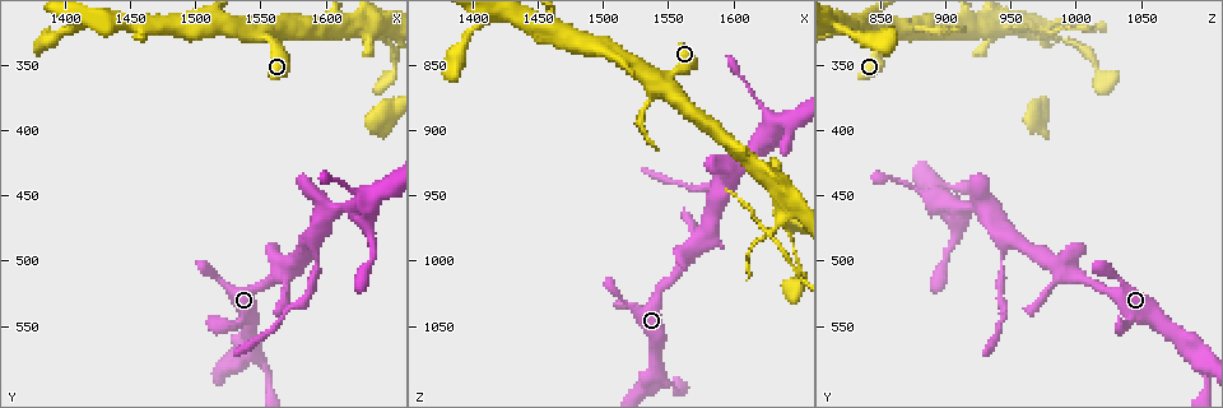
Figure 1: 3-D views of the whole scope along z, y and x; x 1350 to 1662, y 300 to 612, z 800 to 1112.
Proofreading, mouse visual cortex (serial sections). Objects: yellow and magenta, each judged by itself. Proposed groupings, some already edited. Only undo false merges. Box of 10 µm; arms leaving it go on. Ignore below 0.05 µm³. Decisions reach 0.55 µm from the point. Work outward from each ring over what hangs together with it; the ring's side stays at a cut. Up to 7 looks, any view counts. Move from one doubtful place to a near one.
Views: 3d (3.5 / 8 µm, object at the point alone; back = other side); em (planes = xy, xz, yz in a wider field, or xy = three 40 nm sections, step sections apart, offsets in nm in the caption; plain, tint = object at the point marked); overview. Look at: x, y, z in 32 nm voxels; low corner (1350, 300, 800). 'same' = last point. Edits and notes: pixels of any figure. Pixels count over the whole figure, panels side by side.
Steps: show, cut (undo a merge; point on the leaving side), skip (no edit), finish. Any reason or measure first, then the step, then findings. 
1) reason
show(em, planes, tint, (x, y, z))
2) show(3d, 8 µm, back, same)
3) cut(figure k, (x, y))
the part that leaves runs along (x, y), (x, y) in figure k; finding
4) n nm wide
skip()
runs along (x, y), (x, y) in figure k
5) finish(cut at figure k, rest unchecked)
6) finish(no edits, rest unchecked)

sharp bend
show(3d, 3.5 µm, (1638, 324, 970))

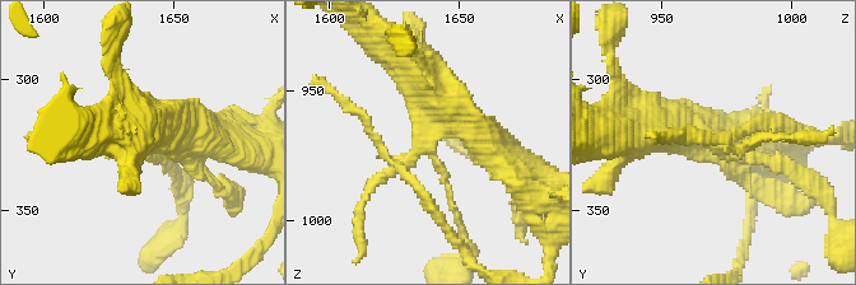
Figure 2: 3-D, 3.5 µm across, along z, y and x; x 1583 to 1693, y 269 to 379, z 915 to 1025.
show(em, xy, step 3, tint, (1637, 325, 973))

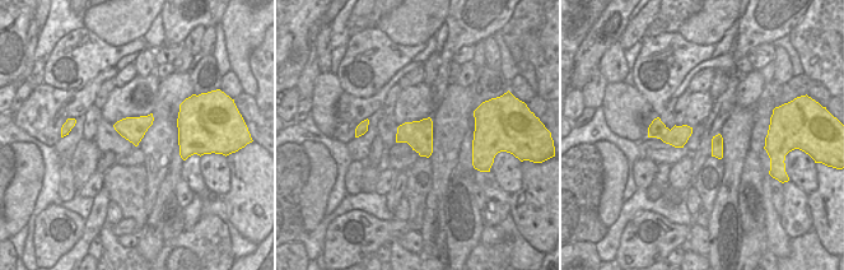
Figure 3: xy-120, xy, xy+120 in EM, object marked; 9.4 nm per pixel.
cut(figure 2, (427, 197))
the part that leaves runs along (403, 163), (403, 173), (469, 257) in figure 2; a second cell is stuck on

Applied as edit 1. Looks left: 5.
show(3d, 3.5 µm, back, (1570, 506, 992))

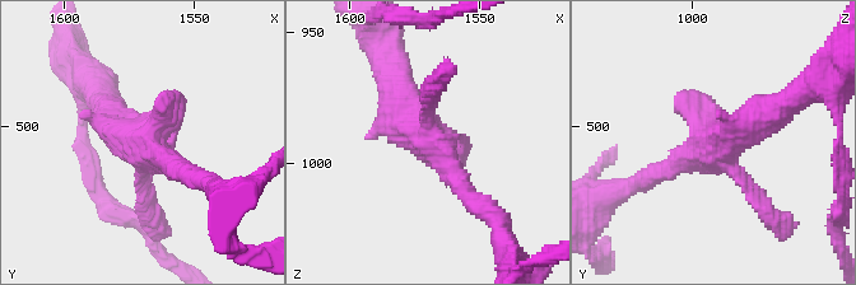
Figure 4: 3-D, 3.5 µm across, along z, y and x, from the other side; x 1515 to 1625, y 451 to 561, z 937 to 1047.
show(em, xy, step 5, tint, (1568, 508, 992))

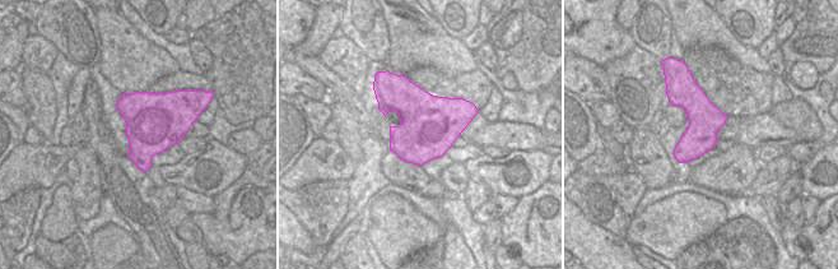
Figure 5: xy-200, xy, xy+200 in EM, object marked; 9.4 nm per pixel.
skip()
runs along (479, 204), (392, 83) in figure 4; all the same cell

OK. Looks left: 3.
thick turns thin
show(3d, 3.5 µm, (1592, 494, 946))

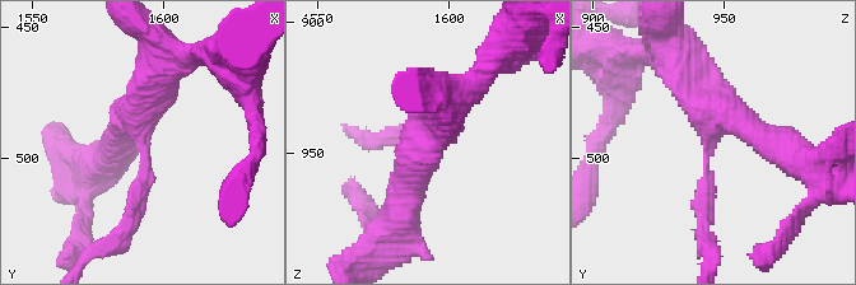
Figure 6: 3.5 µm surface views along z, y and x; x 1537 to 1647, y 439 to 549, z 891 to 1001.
skip()
runs along (784, 146), (715, 111), (663, 52) in figure 6; all the same cell

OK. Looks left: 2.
finish(cut at figure 2, rest unchecked)

